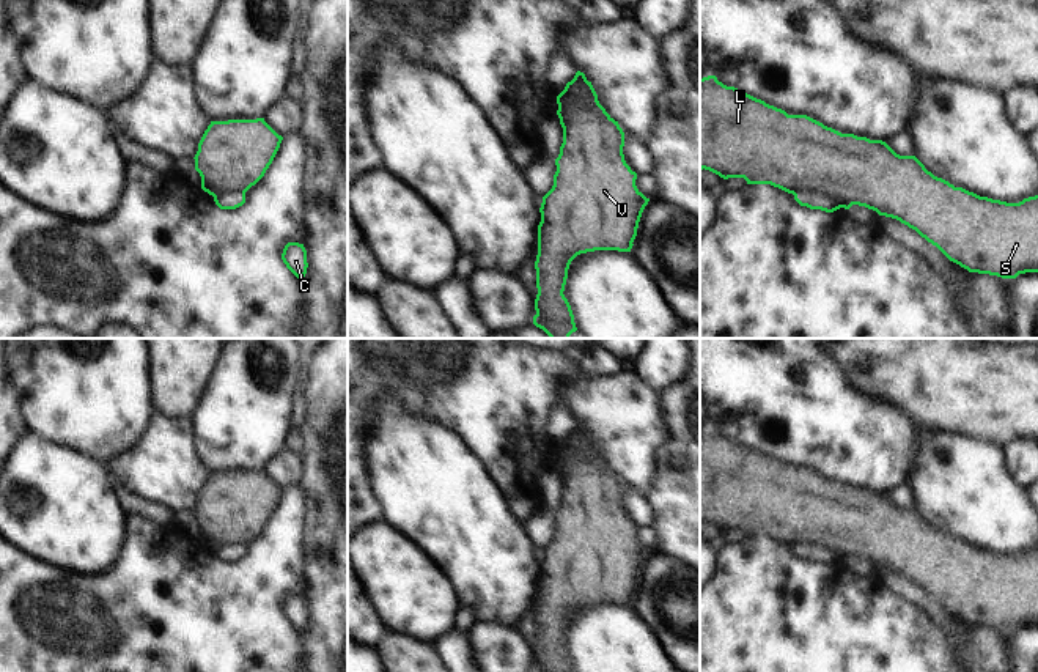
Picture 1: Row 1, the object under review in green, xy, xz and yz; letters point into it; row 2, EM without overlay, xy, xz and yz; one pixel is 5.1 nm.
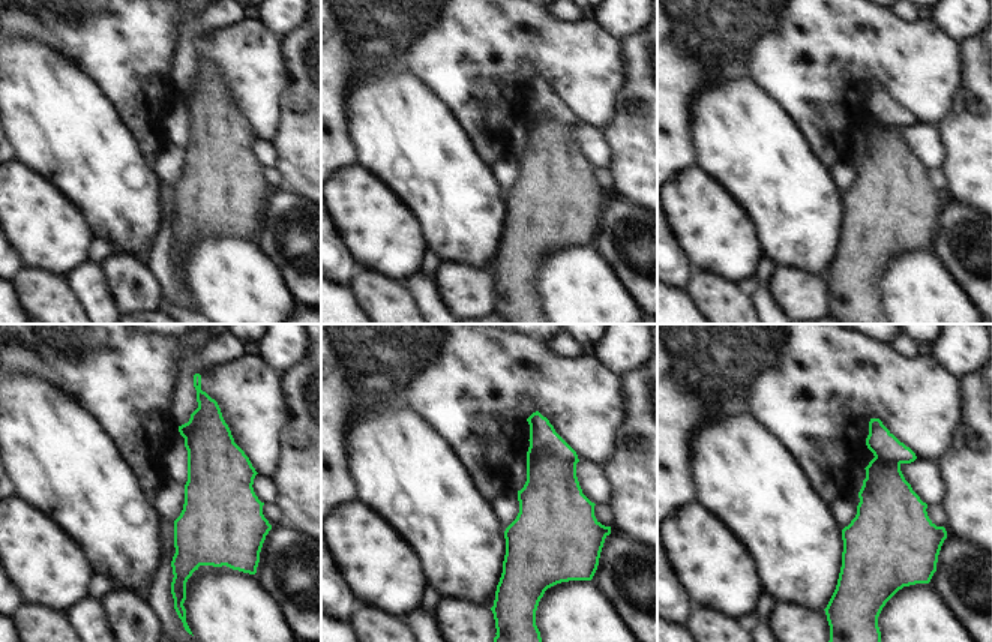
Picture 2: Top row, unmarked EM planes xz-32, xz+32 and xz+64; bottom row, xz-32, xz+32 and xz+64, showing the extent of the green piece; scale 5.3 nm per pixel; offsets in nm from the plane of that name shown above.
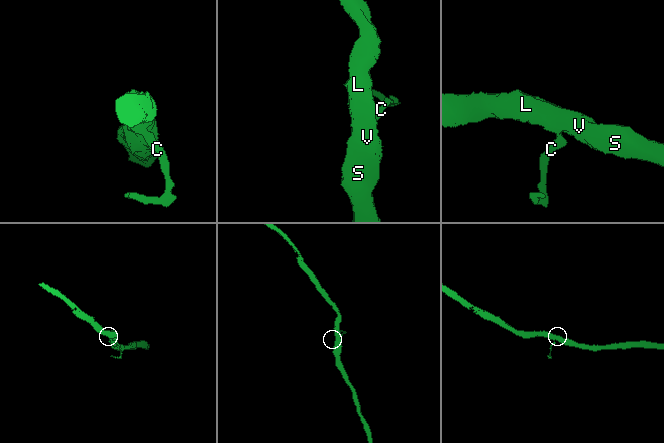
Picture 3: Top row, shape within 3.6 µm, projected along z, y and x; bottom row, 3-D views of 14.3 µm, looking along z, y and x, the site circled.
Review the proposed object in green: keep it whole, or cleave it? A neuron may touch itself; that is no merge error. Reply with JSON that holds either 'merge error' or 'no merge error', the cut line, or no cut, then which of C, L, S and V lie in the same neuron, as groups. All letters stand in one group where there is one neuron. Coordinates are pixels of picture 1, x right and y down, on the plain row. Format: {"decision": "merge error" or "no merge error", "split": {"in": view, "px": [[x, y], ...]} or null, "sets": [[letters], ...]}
{"decision": "merge error", "split": {"in": "xz", "px": [[570, 436], [577, 436], [598, 465], [607, 468]]}, "sets": [["C"], ["L", "S", "V"]]}

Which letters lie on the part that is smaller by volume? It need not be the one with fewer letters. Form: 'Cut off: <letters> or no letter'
Cut off: C

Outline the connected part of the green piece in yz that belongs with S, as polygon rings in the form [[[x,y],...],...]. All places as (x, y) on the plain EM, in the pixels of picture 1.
[[[716,428],[700,431],[700,522],[703,521],[723,532],[744,530],[747,537],[771,537],[788,546],[818,543],[834,549],[845,562],[852,557],[865,559],[915,582],[969,625],[1002,631],[1038,625],[1038,548],[1019,556],[980,549],[934,529],[915,508],[900,508],[882,493],[841,486],[807,467],[788,467],[734,439],[723,438]]]

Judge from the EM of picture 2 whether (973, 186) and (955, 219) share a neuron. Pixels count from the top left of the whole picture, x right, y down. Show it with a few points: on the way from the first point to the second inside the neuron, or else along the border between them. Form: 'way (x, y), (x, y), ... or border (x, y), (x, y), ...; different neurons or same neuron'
border (947, 198), (964, 203), (976, 210); different neurons

